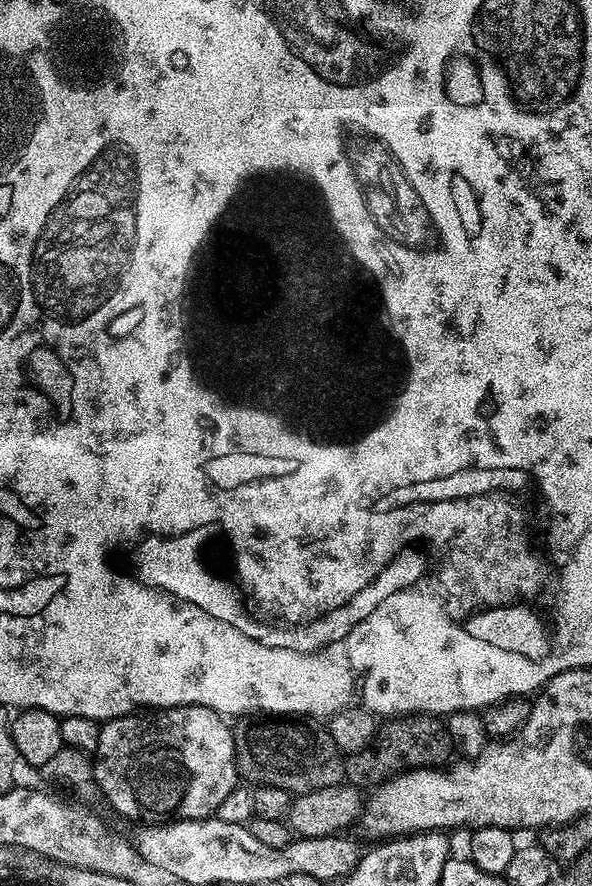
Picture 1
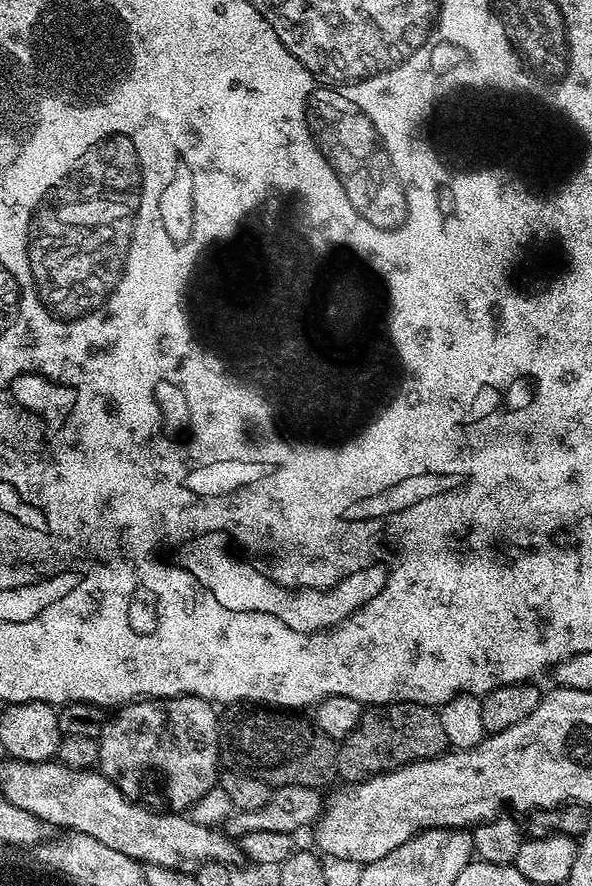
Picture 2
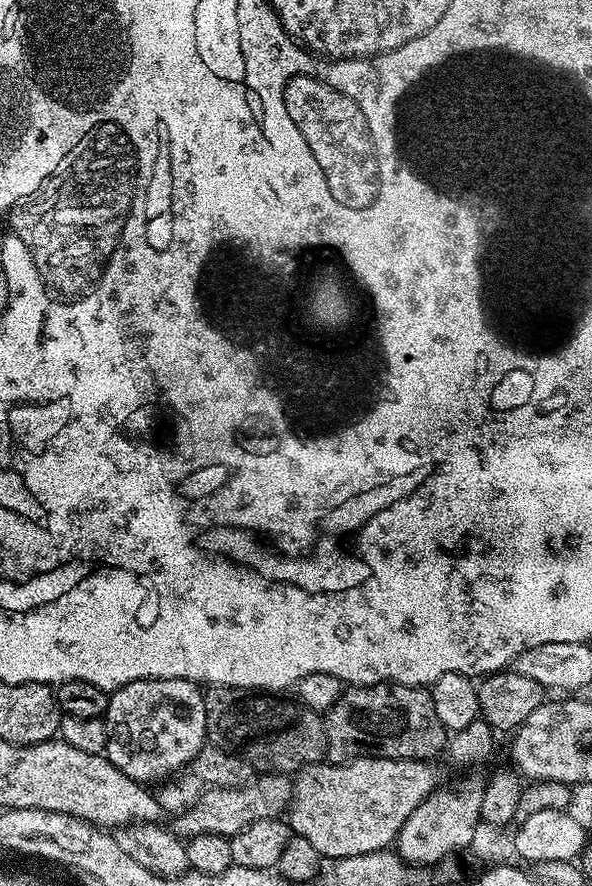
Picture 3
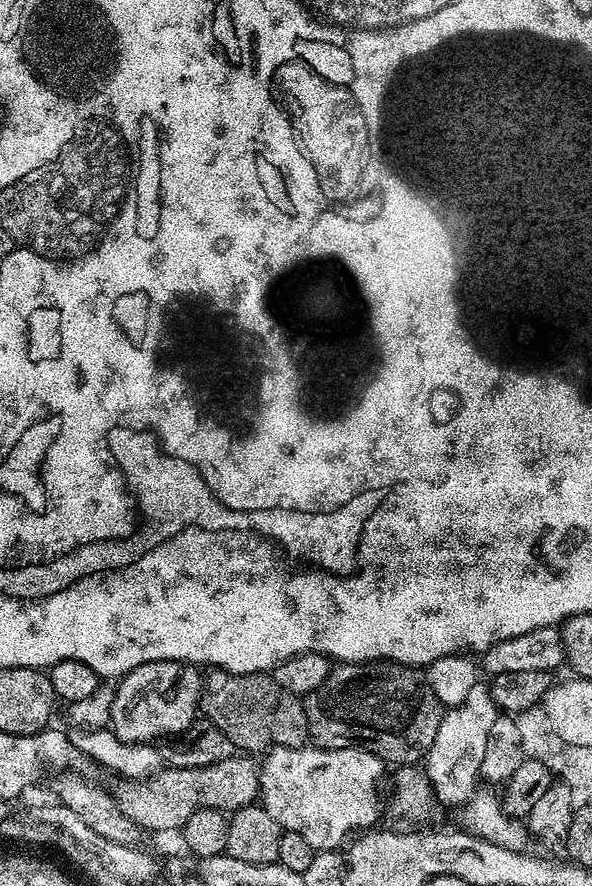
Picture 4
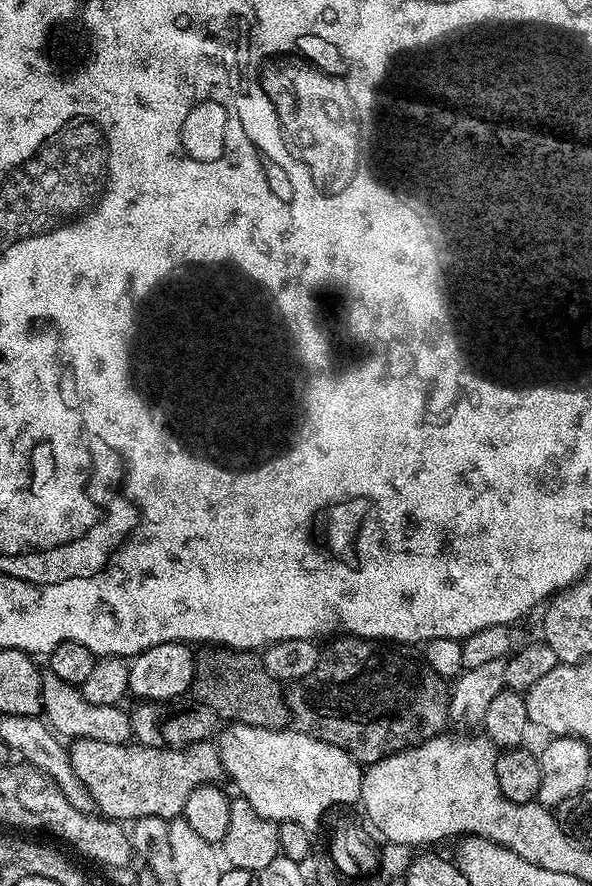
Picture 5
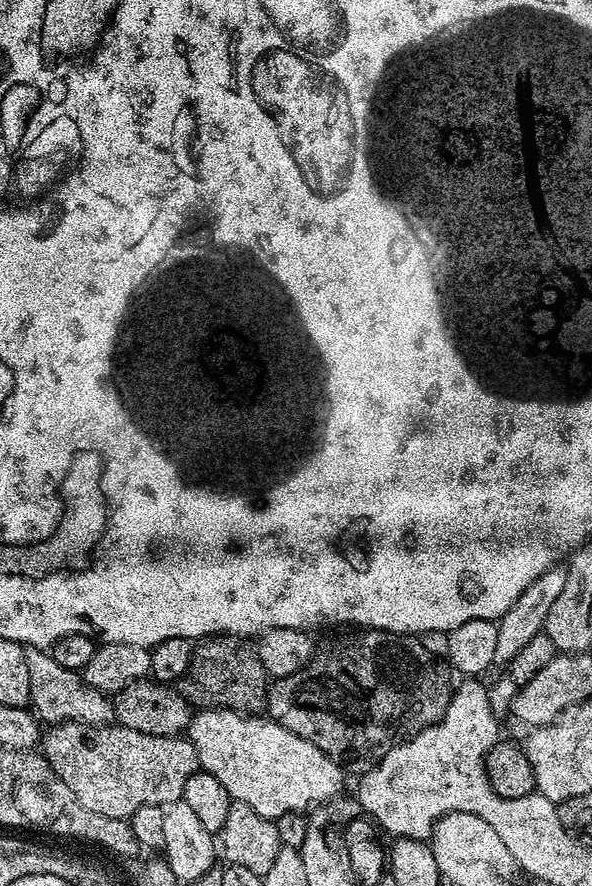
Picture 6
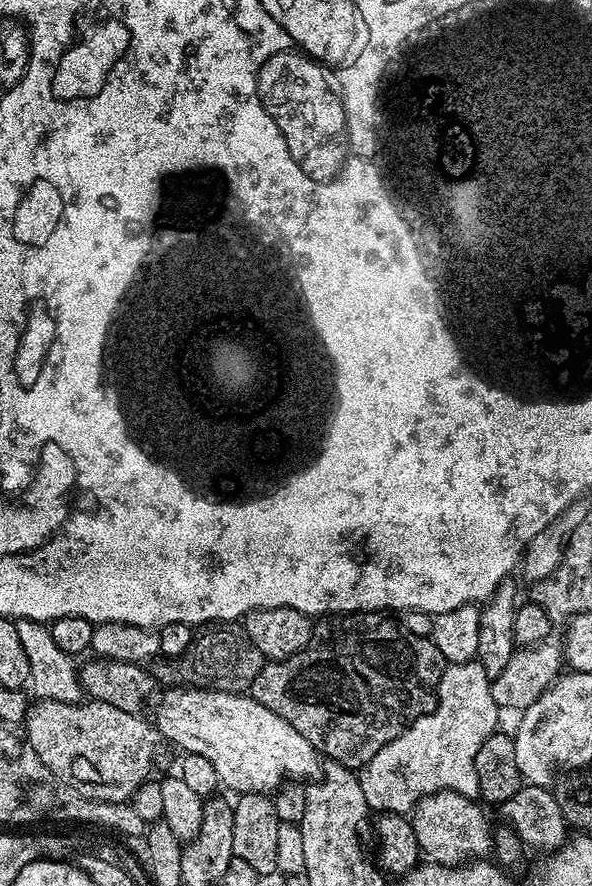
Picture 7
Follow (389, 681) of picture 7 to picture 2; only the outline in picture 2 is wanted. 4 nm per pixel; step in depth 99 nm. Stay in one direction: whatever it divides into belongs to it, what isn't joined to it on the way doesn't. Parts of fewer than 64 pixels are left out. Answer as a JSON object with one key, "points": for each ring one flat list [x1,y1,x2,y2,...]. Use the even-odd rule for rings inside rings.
{"points":[[397,700,394,704,377,704,368,706,360,713,360,721,343,740,339,741,336,750,336,771,348,782,356,782,361,778,391,772,403,764,412,764,415,760,433,760,435,756,443,756,449,747,446,730,442,730,439,711,427,704,413,704,410,700]]}

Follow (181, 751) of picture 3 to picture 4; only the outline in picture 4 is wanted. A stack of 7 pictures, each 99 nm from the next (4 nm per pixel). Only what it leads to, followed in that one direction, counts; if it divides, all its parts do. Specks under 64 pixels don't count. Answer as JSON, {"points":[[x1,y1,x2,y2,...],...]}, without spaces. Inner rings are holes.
{"points":[[183,660,146,662,119,677,117,684,120,685,115,685,112,694,110,730,131,744,152,744,179,737,193,727,196,712,198,716,201,711,201,669,194,664,185,664]]}

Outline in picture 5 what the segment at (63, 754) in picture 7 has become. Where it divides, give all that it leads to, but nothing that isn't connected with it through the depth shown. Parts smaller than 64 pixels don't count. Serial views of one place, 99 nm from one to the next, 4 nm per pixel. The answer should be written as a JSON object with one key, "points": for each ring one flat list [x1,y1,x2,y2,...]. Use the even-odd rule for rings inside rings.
{"points":[[73,740,68,748,68,760,72,763,74,774,78,774,82,780,82,786,86,786,95,811,113,822,131,822,147,816,166,821,177,819,183,813,186,798,190,798,192,790,207,784,219,785,225,779,220,751,215,743,207,741,192,744,188,748,147,748,135,742,114,744,97,740]]}

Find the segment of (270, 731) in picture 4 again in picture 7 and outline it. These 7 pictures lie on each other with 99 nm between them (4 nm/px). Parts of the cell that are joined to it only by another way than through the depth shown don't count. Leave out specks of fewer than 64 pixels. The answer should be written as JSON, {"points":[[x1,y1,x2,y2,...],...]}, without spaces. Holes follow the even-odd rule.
{"points":[[213,622,192,637,192,644,181,656,160,658,151,665,150,671,164,686,185,688,209,688,215,692,247,693,254,678,264,668,263,654,250,642,246,630,236,622]]}

